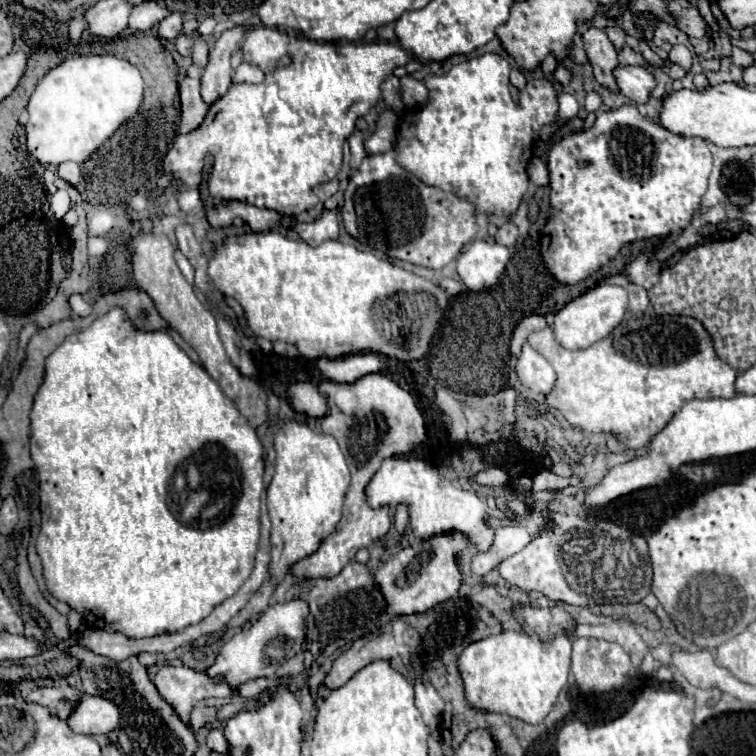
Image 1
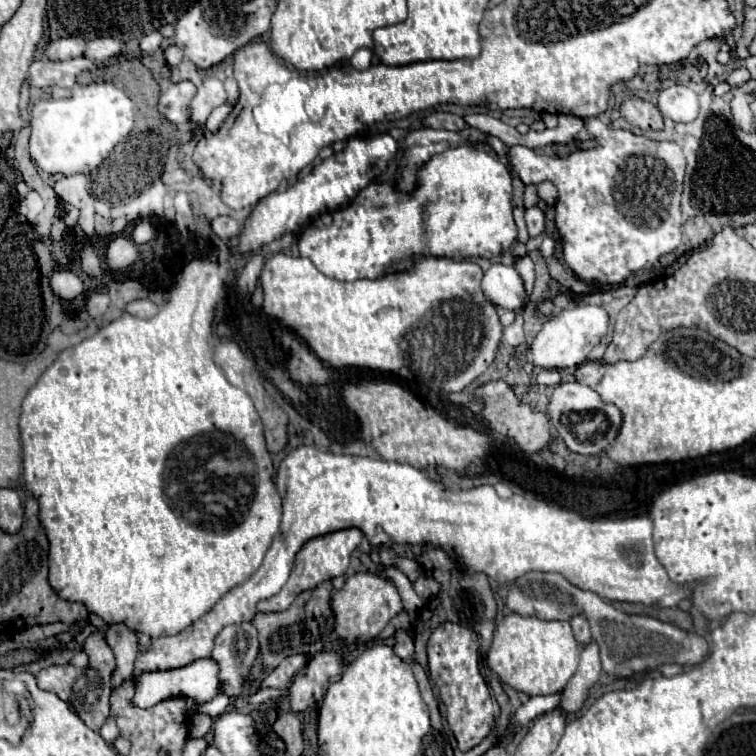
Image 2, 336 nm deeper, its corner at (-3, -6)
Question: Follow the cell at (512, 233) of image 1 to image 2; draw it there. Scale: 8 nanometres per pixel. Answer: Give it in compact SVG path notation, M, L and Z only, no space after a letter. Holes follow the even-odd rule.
M531 207L525 211L525 221L527 221L527 229L529 229L529 235L531 237L537 237L543 233L543 211L539 207Z

